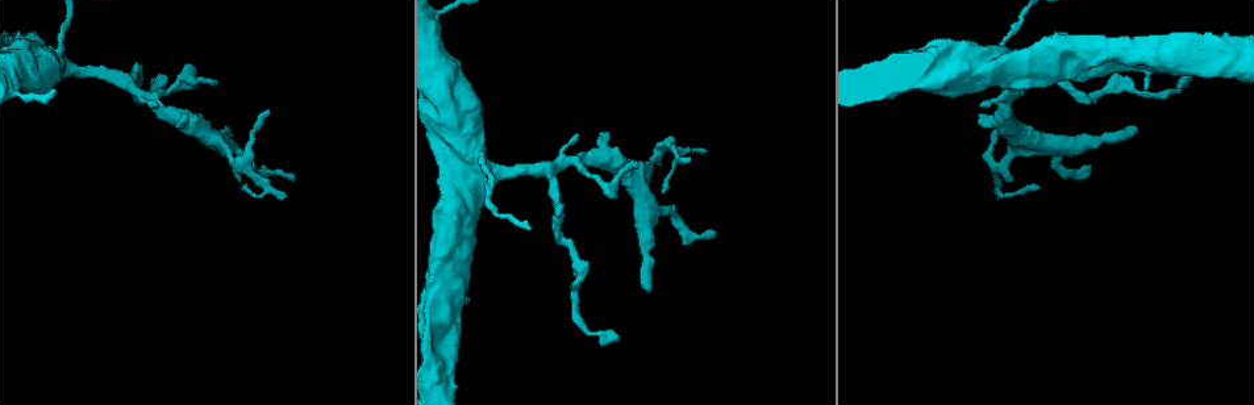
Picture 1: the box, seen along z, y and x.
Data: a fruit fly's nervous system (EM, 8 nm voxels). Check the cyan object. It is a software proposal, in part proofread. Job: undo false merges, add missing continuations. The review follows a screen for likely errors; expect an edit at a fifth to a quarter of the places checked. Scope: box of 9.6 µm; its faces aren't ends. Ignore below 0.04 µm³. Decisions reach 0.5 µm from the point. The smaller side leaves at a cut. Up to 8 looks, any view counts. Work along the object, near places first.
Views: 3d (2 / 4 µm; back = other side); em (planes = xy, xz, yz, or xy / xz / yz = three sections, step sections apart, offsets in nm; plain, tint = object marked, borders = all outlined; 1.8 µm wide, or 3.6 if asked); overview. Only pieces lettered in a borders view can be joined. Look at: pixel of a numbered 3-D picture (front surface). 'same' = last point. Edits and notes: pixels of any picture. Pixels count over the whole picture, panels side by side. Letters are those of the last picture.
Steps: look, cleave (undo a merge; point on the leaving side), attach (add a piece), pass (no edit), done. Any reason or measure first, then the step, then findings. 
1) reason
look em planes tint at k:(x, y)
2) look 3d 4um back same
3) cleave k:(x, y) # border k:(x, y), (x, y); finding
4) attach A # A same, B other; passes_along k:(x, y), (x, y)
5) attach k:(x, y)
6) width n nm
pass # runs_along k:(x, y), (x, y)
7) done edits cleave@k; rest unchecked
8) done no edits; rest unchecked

an open end
look 3d 4um at 1:(603, 342)

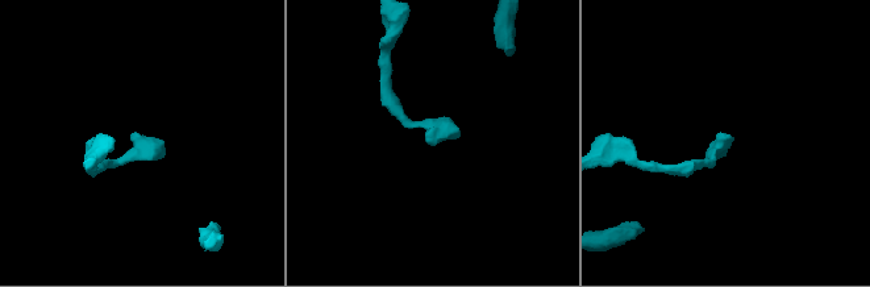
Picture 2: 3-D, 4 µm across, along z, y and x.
now the EM
look em planes borders at 2:(429, 142)

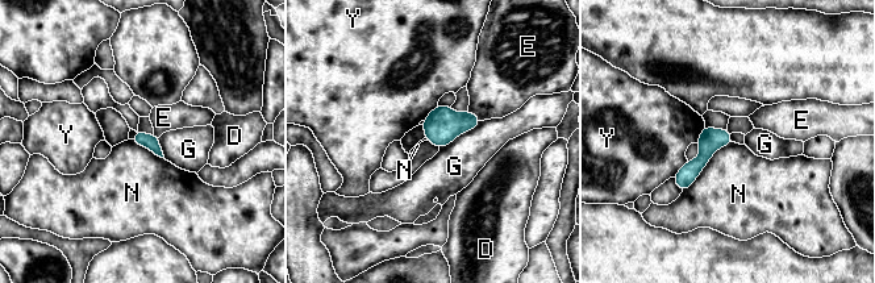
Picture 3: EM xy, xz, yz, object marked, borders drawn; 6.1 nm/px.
pass # D other, E other, G other, N other, Y other; border 3:(733, 142), (721, 146), (682, 192); none of them fits

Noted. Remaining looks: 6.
branch stops here
look 3d 2um at 1:(648, 290)

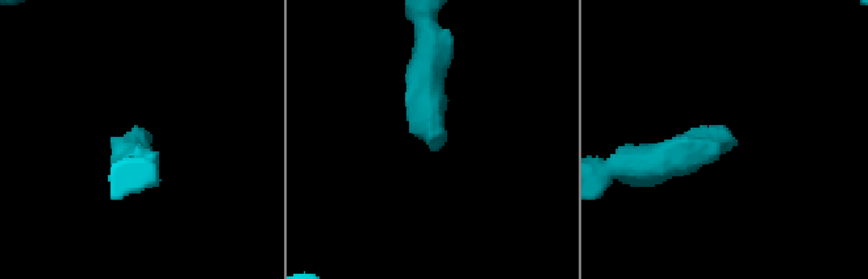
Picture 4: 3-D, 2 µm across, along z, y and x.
shape alone is not enough
look em planes borders at 4:(728, 150)

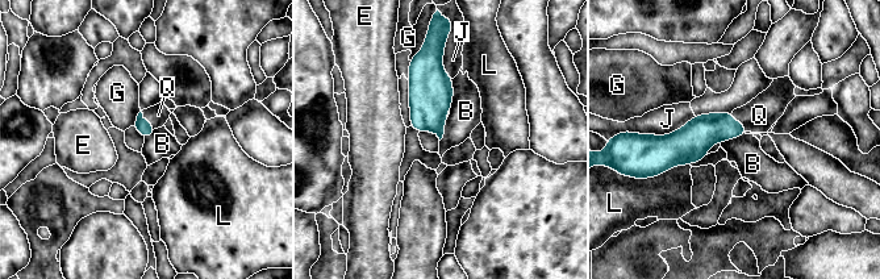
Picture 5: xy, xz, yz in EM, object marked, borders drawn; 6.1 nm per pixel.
attach Q # B other, E other, G other, J other, L other, Q same; passes_along 5:(700, 133), (739, 123), (759, 115); it goes on there

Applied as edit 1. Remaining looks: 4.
redraw
look overview

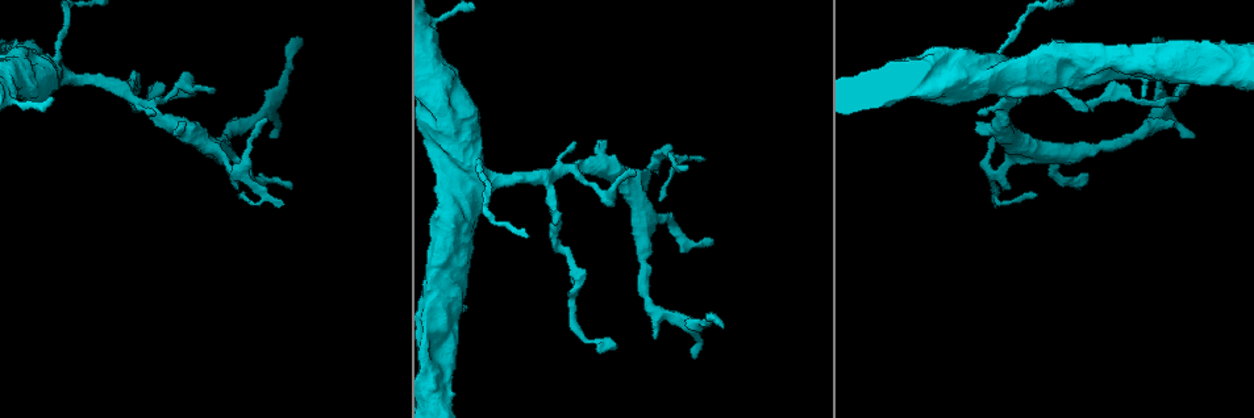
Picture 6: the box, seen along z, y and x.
free end
look 3d 4um at 6:(1195, 136)

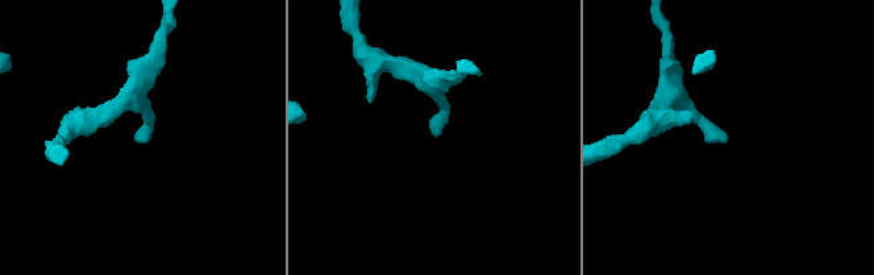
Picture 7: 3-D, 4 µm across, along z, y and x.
now the EM
look em xy step 8 borders at 7:(142, 136)

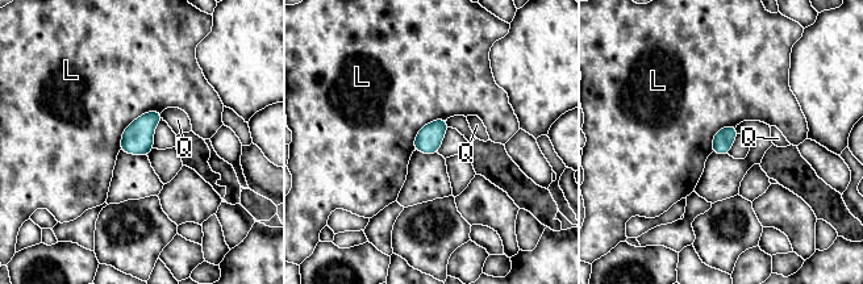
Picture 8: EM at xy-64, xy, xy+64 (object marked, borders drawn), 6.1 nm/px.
look em planes borders same

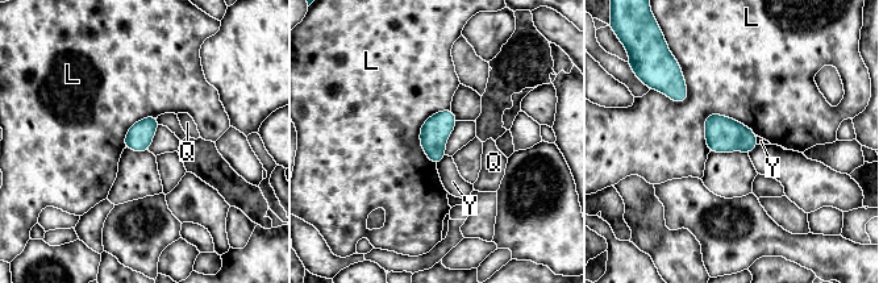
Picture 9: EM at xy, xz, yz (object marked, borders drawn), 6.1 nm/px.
pass # L other, Q other, Y other; border 9:(703, 121), (720, 113), (757, 134); no lettered piece goes on from it

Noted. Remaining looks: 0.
done edits attach@5; rest unchecked

